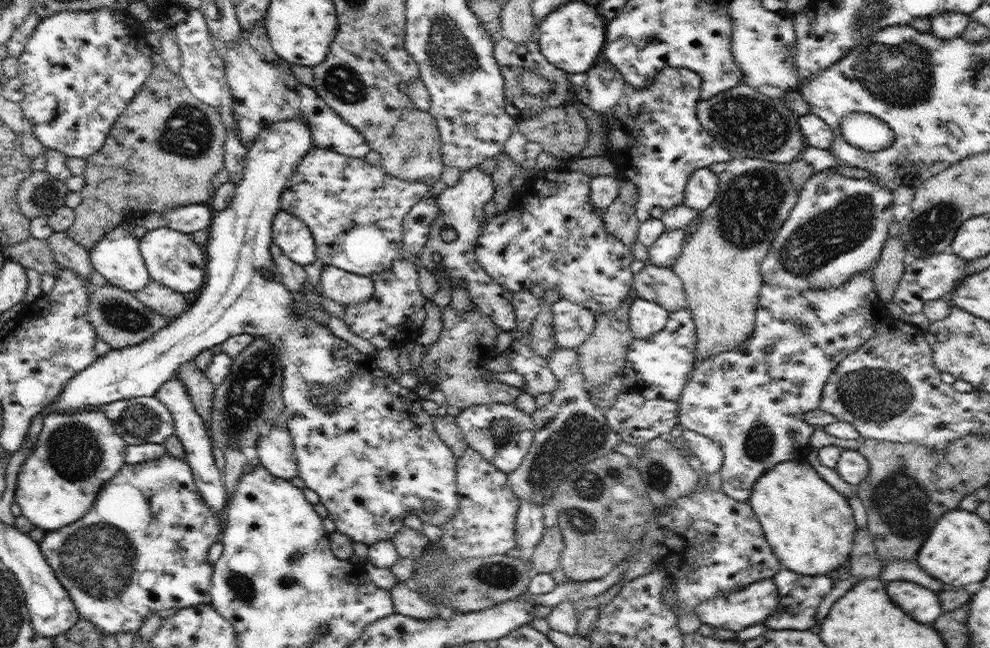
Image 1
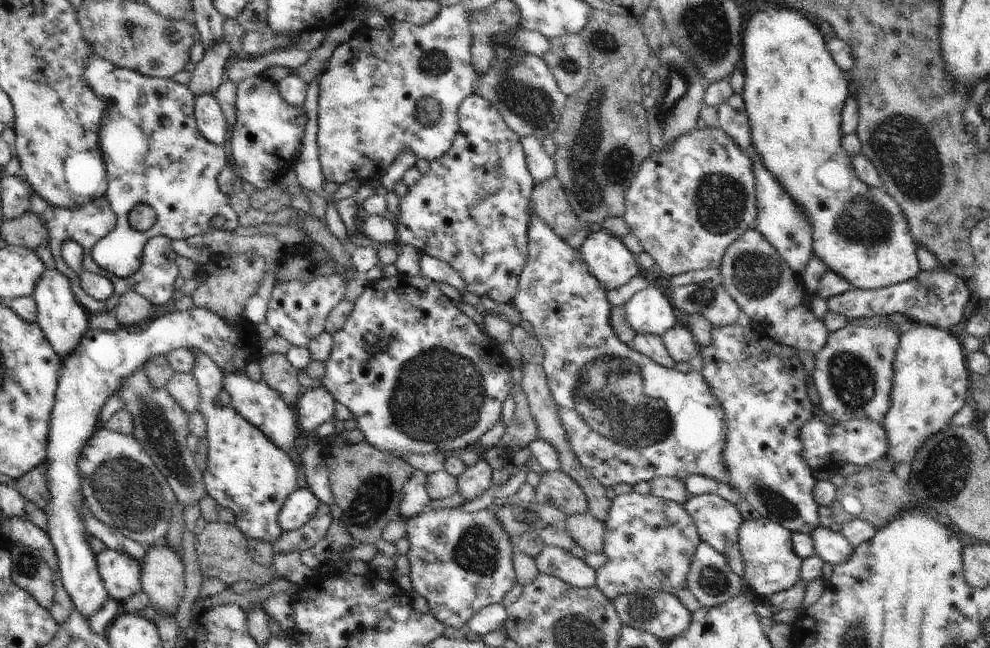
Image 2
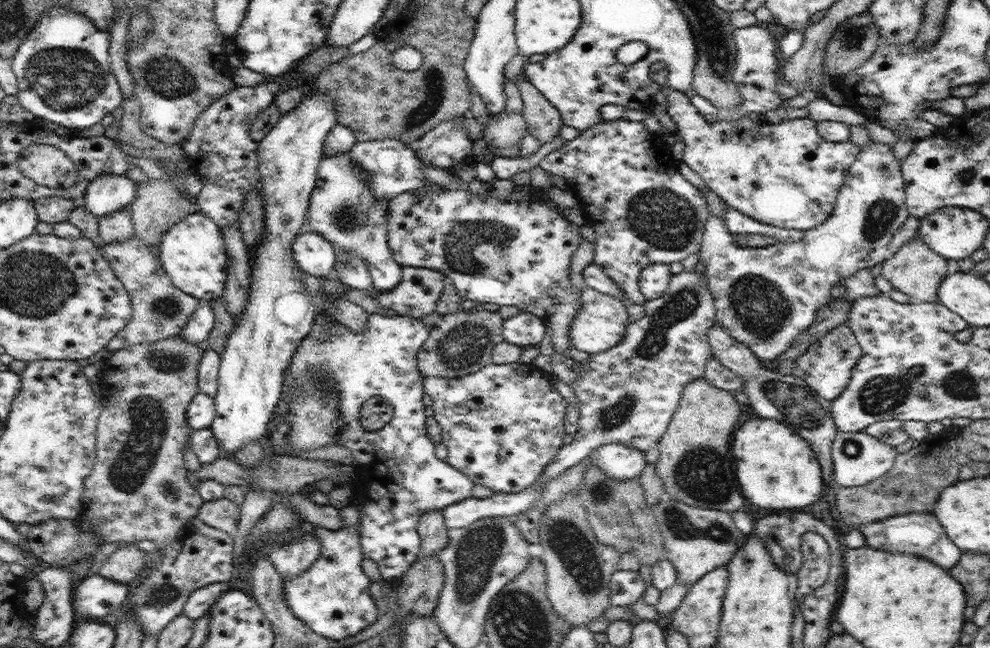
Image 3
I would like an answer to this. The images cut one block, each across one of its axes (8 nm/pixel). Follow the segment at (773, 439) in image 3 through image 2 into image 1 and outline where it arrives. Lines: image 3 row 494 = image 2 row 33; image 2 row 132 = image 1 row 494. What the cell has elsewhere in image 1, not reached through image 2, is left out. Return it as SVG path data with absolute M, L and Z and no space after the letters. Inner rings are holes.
M792 459L775 464L756 481L747 503L758 517L767 543L782 567L798 574L814 576L826 574L849 559L858 527L848 499L834 490L806 459Z

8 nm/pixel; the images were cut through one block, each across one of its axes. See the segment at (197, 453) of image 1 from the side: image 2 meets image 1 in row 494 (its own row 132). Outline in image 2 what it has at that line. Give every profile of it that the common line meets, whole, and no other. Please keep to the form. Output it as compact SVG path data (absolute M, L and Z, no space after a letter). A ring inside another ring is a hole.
M215 93L195 97L194 110L201 135L214 144L227 146L230 132L224 111L220 108Z

